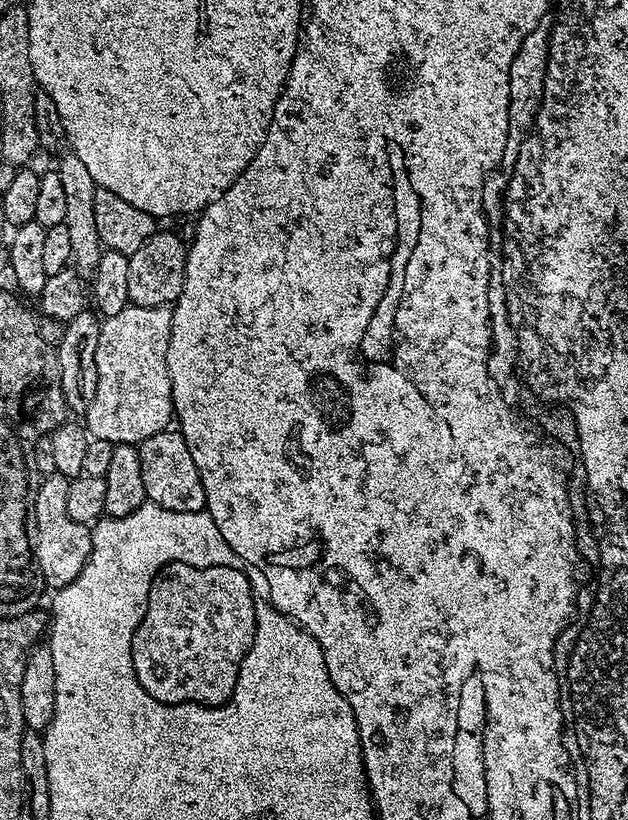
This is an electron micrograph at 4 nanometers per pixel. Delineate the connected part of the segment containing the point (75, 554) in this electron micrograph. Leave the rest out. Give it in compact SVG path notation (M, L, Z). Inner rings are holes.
M59 474L45 476L39 481L34 502L34 551L36 565L40 567L40 577L49 589L65 588L86 566L92 552L92 534L87 524L74 522L66 514L66 494L69 477Z

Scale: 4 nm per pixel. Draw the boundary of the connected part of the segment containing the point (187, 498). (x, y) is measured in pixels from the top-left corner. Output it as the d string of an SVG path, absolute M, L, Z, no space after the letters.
M165 430L146 438L138 445L142 486L144 495L151 503L175 512L203 512L206 494L198 466L190 458L190 446L186 446L184 435L178 430Z

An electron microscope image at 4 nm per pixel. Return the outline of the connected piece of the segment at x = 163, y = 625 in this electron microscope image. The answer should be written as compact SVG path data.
M170 563L153 578L147 608L131 640L132 665L139 684L163 704L204 704L220 707L237 685L238 670L256 637L256 610L249 578L234 564Z

